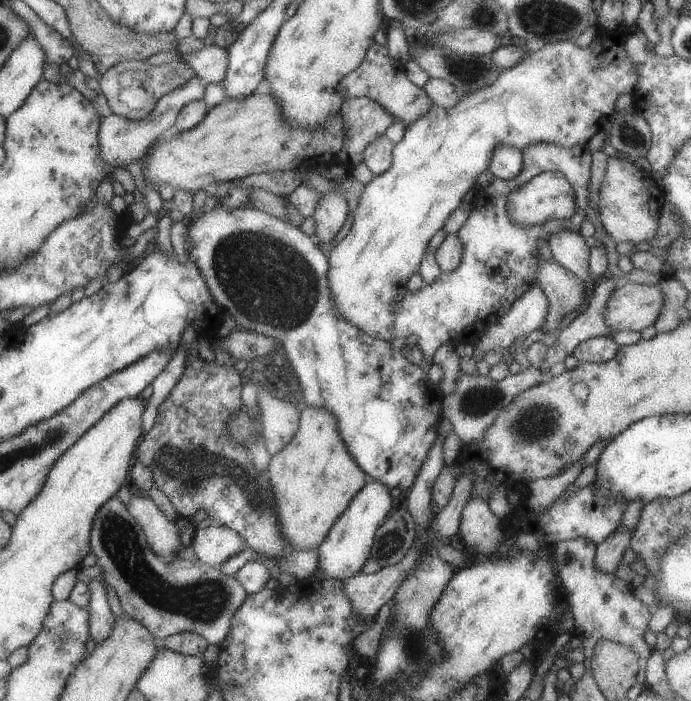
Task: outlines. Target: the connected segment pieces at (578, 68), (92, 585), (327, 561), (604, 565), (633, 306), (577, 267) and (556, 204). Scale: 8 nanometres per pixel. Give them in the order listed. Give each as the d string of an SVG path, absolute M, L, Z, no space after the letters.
M622 26L608 31L599 29L598 36L587 48L579 48L574 41L560 41L545 44L537 51L530 51L527 48L527 56L511 69L505 69L499 76L499 79L489 87L481 88L473 93L464 93L456 106L452 109L445 109L441 106L434 105L422 118L416 120L412 126L409 126L404 133L404 137L398 143L394 143L392 149L393 161L391 167L381 175L374 176L373 179L365 185L364 192L360 196L359 205L353 212L354 222L348 235L336 247L332 249L329 256L328 284L331 292L331 299L335 306L336 312L344 320L354 325L358 330L365 332L371 337L389 342L397 343L393 333L393 324L395 321L394 306L407 294L407 284L414 273L420 270L421 260L424 258L428 249L430 239L438 230L446 224L448 217L461 204L463 196L471 189L477 186L476 180L481 172L489 168L490 159L495 148L499 144L515 146L522 150L527 144L536 141L548 141L563 147L571 147L575 144L588 143L594 134L603 130L601 125L605 119L610 119L614 111L614 103L620 94L631 94L636 86L637 70L628 58L625 49L626 31Z
M78 572L78 580L84 580L89 584L91 599L89 602L90 634L96 645L102 644L110 638L111 632L117 623L115 615L110 611L106 585L96 579L90 579Z
M369 479L364 488L356 494L317 548L319 554L318 576L324 579L345 581L362 572L366 560L370 558L374 535L378 527L388 518L388 511L392 510L392 497L389 492L390 489L381 482Z
M618 528L618 532L612 533L597 545L595 567L601 573L615 574L626 548L629 547L632 531Z
M622 282L607 302L605 321L608 328L641 332L652 326L658 320L665 303L659 284Z
M562 231L552 235L548 243L556 263L567 268L585 283L593 280L589 267L591 248L579 232Z
M561 172L542 173L508 193L507 211L510 220L525 229L548 221L569 219L575 214L576 203L575 190Z

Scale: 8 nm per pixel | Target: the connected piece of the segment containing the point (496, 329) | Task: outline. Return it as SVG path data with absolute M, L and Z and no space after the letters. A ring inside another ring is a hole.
M536 282L527 290L512 308L493 322L478 340L479 349L486 354L489 350L497 350L510 355L510 346L514 346L514 339L522 333L529 334L535 329L541 329L549 313L549 300L544 289Z

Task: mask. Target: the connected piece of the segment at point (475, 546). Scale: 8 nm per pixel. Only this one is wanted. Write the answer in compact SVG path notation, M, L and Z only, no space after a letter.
M470 498L467 502L462 511L459 530L467 550L487 557L500 554L498 548L507 539L500 519L490 511L488 501L482 499Z

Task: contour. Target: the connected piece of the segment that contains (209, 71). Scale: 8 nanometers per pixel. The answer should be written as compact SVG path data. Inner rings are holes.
M218 45L181 54L181 58L190 63L195 74L206 84L222 82L229 67L229 52Z

